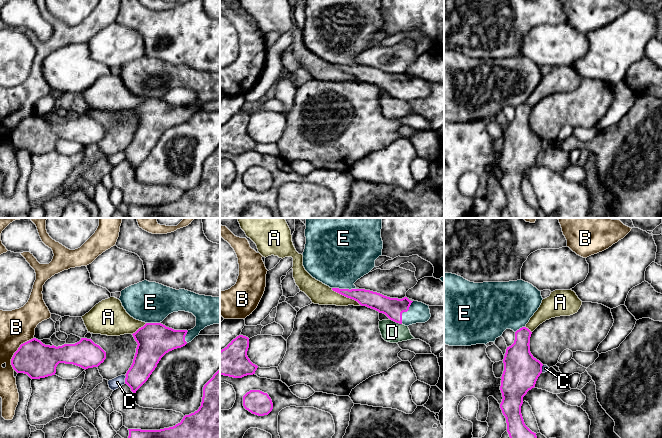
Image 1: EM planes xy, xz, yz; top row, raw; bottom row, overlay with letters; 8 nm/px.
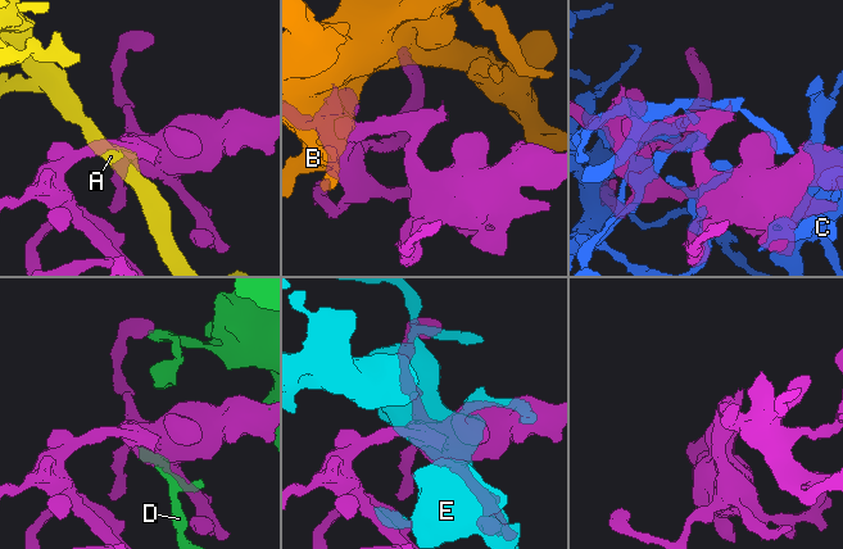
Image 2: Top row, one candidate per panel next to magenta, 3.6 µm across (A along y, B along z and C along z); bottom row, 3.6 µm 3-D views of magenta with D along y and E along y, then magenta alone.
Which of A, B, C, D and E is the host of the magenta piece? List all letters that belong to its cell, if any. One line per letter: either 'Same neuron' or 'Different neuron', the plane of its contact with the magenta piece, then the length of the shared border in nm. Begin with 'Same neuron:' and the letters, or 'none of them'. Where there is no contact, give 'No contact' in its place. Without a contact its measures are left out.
Same neuron: E
A: Different neuron. Touches magenta in xz. Shared border 280 nm
B: Different neuron. Touches magenta in xy. Shared border 300 nm
C: Different neuron. Touches magenta in xy. Shared border 70 nm
D: Different neuron. Touches magenta in xz. Shared border 120 nm
E: Same neuron. Touches magenta in xz. Shared border 220 nm

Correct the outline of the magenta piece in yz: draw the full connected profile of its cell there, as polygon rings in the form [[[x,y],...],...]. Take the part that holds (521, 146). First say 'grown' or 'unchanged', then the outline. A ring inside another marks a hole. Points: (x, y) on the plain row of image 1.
grown; [[[444,49],[444,120],[449,122],[486,121],[489,118],[495,118],[506,105],[511,105],[515,108],[514,119],[507,123],[503,135],[504,147],[500,162],[503,173],[500,184],[506,194],[507,208],[511,218],[537,218],[536,209],[532,208],[524,199],[521,182],[523,173],[535,163],[536,157],[542,149],[543,140],[534,134],[530,128],[529,120],[532,108],[525,103],[540,83],[542,76],[541,67],[523,56],[474,59],[456,50]]]

